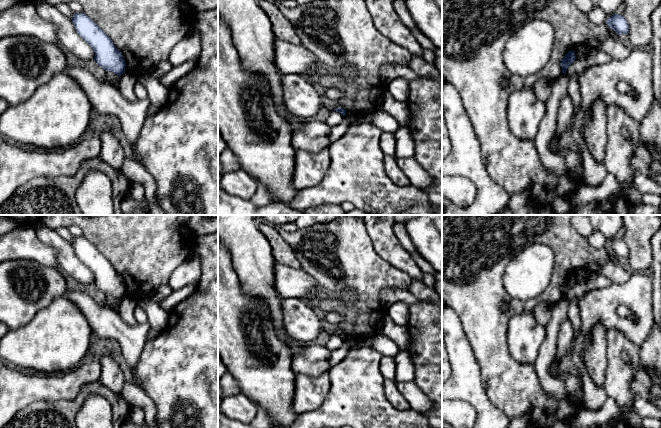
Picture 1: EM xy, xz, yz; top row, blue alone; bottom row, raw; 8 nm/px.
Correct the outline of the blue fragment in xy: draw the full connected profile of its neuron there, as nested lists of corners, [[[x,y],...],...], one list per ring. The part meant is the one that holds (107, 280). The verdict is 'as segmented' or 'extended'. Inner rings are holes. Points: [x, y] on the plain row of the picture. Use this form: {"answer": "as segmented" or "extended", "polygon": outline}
{"answer": "as segmented", "polygon": [[[74,237],[72,246],[78,258],[93,272],[96,287],[119,301],[125,297],[125,283],[111,262],[86,238]]]}

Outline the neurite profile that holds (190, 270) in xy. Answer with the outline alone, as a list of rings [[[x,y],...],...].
[[[193,251],[188,259],[171,275],[168,286],[174,291],[201,277],[200,258]]]

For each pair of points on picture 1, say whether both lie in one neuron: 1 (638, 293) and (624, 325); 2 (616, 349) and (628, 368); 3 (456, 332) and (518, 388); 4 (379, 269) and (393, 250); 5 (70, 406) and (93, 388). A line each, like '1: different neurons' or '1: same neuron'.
1: same neuron
2: same neuron
3: different neurons
4: different neurons
5: same neuron

